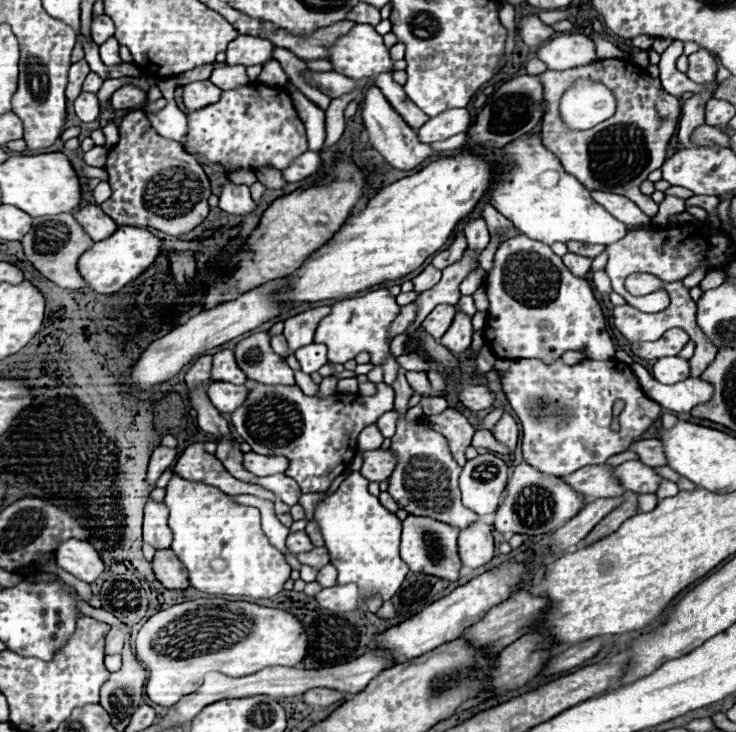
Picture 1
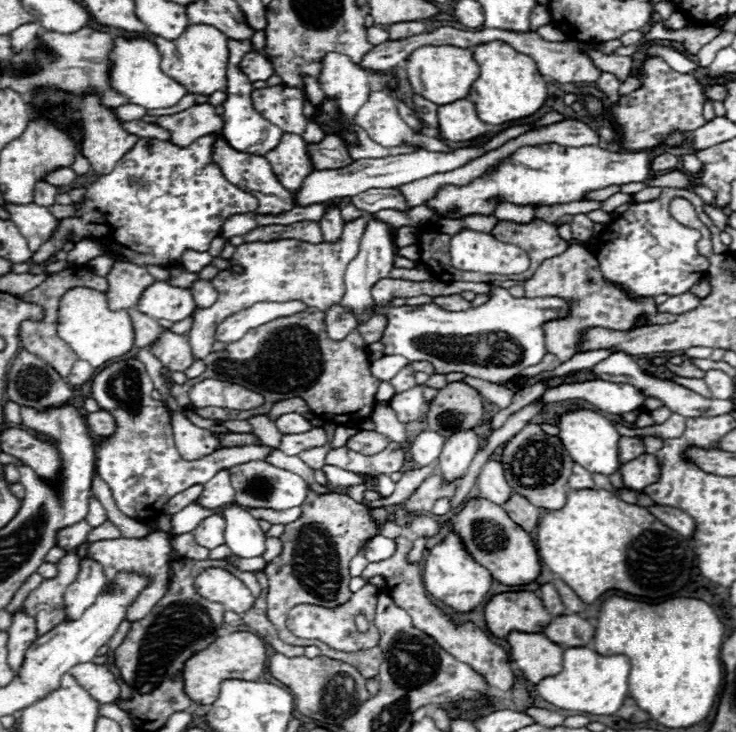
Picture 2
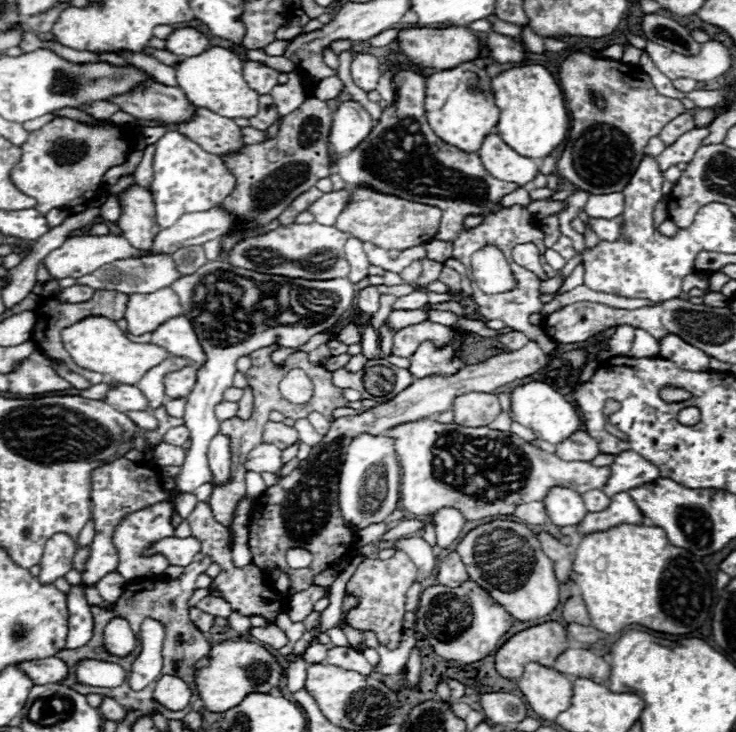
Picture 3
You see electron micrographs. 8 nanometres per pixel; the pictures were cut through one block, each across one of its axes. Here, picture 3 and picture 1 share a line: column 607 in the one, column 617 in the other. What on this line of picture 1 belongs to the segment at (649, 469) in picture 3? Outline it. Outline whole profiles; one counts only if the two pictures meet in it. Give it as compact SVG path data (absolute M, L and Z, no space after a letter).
M598 464L598 466L586 466L582 470L576 470L570 476L564 476L562 480L572 490L582 494L586 500L618 496L618 492L624 492L624 490L618 488L618 484L614 484L614 478L610 476L610 472L612 472L610 466Z

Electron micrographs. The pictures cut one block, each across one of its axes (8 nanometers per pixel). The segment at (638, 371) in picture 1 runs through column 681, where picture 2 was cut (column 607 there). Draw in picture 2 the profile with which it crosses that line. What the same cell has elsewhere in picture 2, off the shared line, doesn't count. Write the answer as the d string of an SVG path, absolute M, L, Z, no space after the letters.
M590 380L582 384L564 384L554 390L546 390L542 394L544 404L562 402L570 398L582 398L590 404L594 404L600 412L622 416L642 406L646 400L638 388L632 388L630 384L610 384L604 380Z

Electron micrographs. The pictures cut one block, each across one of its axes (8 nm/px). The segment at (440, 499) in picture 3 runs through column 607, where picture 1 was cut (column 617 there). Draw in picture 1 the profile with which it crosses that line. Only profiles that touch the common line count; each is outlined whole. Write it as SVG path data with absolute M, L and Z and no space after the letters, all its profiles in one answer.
M630 460L630 462L616 466L612 476L620 482L620 486L624 490L632 490L636 494L654 494L662 480L654 472L654 468L638 462L638 460Z

